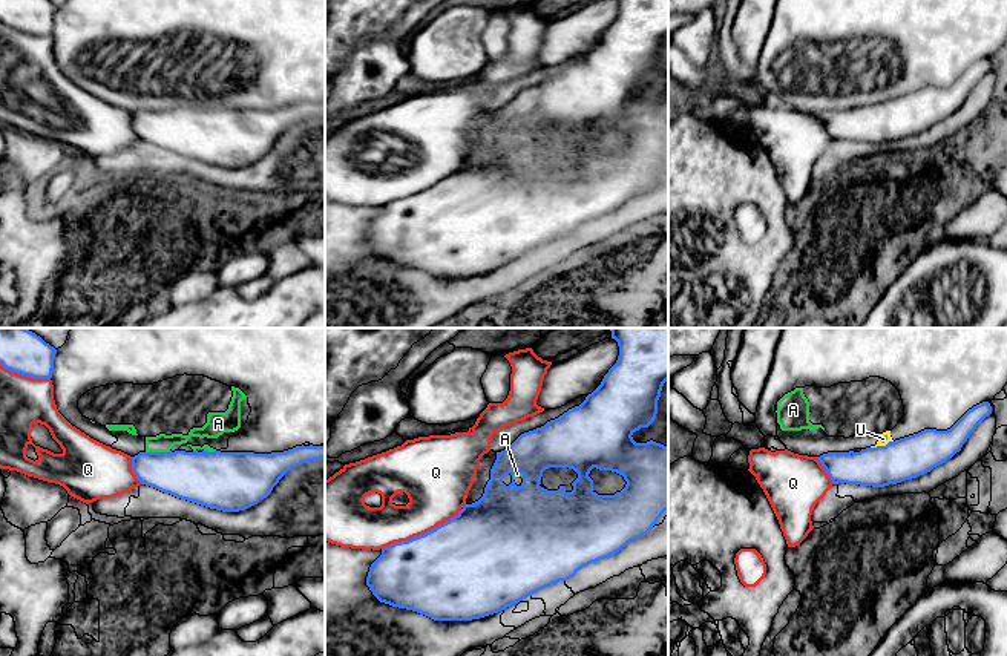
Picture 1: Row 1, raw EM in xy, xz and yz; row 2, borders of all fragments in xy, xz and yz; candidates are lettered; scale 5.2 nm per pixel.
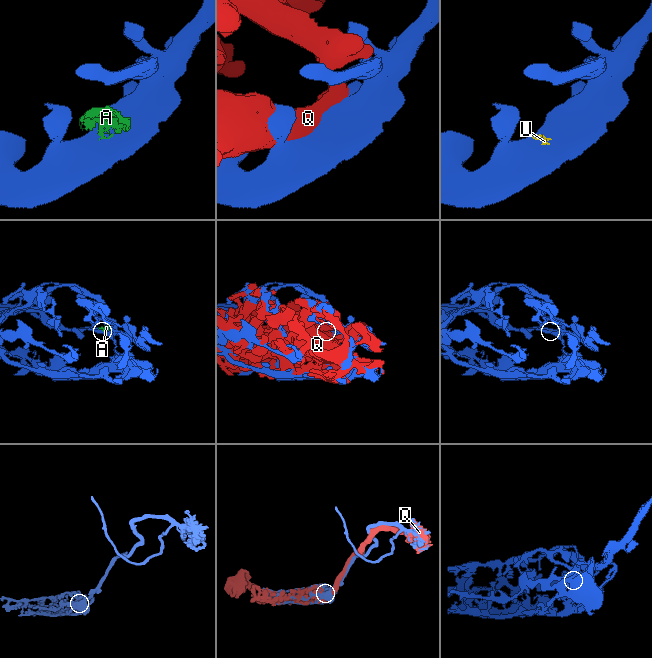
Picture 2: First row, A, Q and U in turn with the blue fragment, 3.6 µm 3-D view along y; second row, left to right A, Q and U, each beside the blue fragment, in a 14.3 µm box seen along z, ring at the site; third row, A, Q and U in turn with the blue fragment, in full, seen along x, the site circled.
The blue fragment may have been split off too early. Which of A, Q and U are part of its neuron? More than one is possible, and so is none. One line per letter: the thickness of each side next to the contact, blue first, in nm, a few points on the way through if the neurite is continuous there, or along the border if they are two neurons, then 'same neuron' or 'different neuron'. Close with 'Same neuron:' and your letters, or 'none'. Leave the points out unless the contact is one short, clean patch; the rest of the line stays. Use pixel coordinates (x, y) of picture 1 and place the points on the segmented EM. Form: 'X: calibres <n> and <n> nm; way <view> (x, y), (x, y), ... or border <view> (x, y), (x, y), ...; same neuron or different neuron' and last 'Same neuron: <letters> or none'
A: calibres 260 and 100 nm; different neuron
Q: calibres 500 and 320 nm; different neuron
U: calibres 220 and 60 nm; border yz (892, 440), (871, 448); different neuron
Same neuron: none

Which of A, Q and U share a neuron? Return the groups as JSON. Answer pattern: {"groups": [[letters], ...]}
{"groups": [["A", "U"], ["Q"]]}

